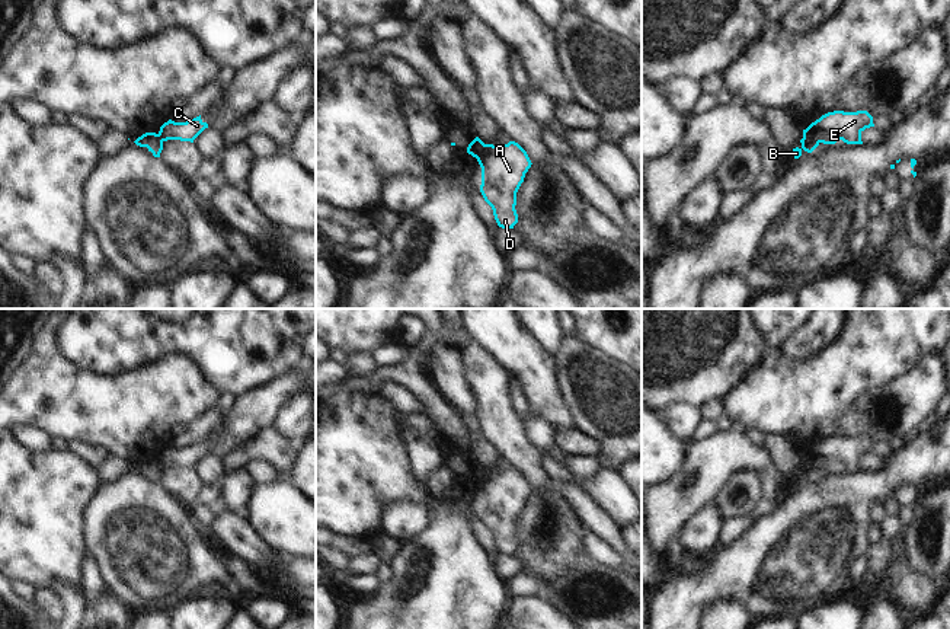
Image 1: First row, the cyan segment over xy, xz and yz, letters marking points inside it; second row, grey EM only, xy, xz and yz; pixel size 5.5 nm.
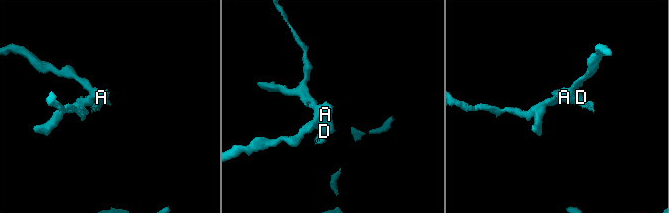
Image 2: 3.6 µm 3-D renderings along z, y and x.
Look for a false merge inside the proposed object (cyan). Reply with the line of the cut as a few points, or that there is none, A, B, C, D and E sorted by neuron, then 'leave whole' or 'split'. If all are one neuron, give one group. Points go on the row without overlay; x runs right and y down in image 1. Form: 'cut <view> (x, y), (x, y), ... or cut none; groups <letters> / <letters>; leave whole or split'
cut xz (488, 471), (476, 484); groups A C D E / B; split

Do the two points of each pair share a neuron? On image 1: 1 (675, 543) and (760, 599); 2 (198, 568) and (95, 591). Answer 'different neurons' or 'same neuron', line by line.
1: different neurons
2: different neurons

